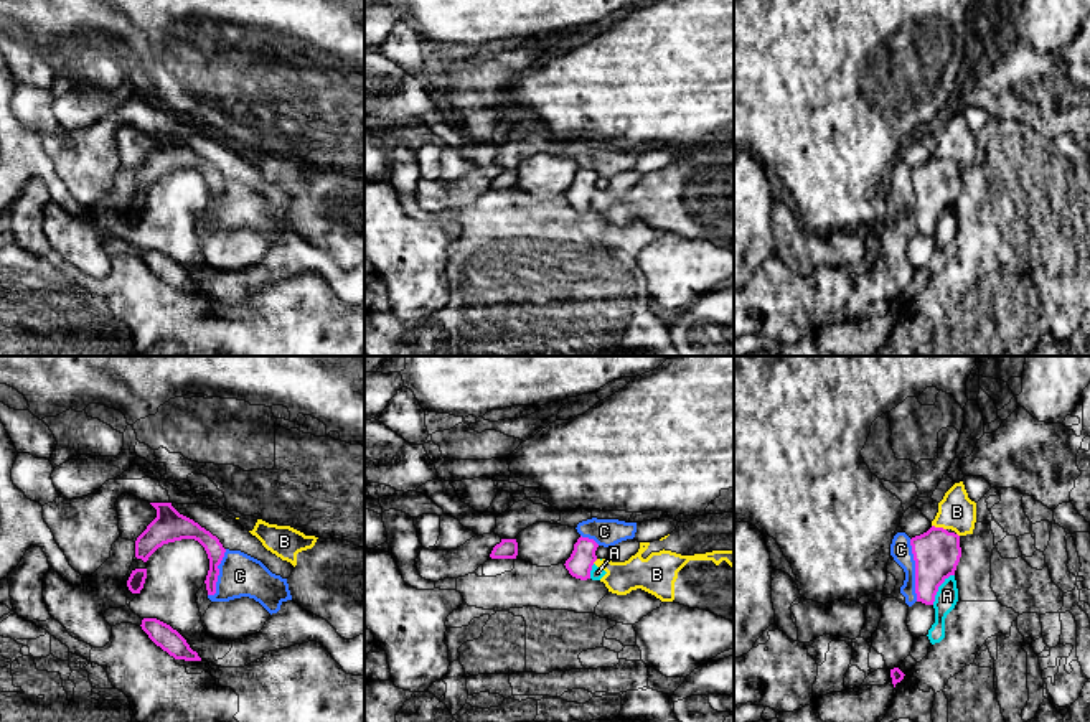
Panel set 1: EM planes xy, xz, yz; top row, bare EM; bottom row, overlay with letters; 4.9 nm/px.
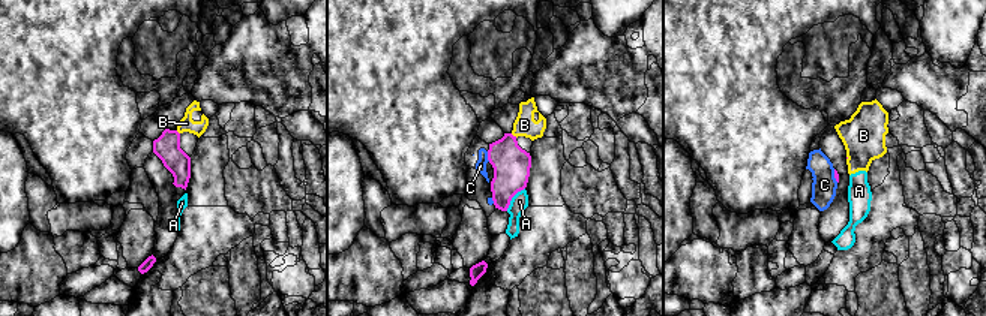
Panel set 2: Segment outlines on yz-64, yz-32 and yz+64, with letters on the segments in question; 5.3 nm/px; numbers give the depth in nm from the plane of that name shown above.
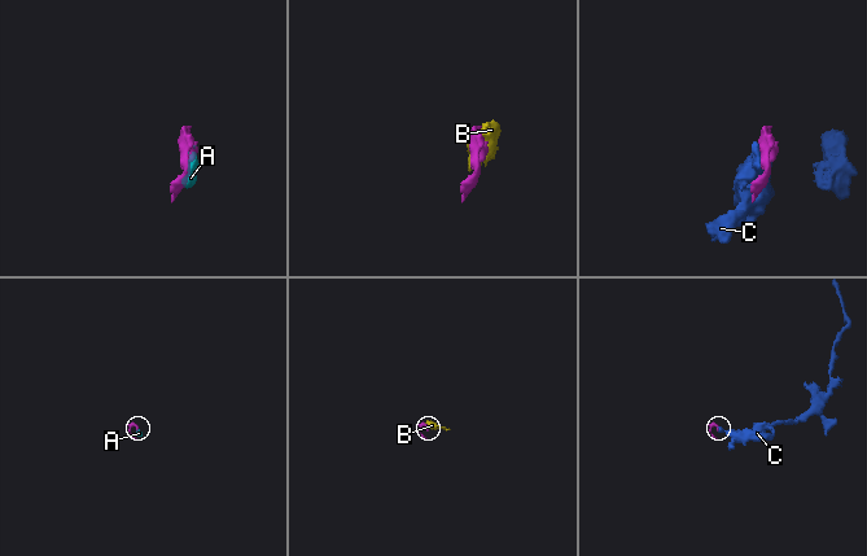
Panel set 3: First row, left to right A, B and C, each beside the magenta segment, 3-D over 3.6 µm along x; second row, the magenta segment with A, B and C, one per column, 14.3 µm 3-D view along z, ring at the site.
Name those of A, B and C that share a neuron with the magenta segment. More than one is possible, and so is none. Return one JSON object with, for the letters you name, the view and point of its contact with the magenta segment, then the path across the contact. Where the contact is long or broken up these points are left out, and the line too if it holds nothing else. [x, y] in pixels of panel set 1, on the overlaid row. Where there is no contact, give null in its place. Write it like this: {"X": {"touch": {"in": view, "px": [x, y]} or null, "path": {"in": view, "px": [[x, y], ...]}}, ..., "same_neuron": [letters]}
{"same_neuron": []}

